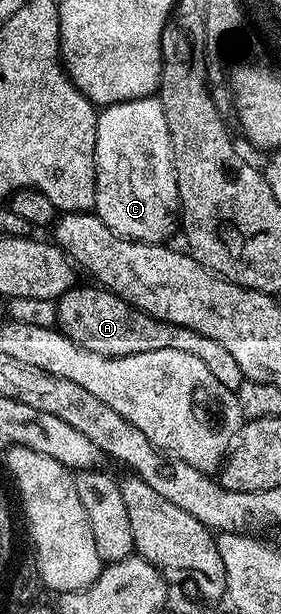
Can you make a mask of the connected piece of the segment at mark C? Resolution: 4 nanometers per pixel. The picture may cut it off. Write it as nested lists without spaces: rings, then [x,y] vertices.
[[[158,97],[147,99],[131,99],[125,103],[115,103],[103,108],[96,116],[96,206],[94,214],[123,239],[136,239],[140,243],[158,243],[161,245],[169,242],[168,238],[178,231],[178,216],[181,214],[180,194],[178,193],[178,181],[176,180],[176,166],[174,165],[174,153],[170,141],[170,129],[166,125],[166,113],[162,109],[162,101]]]

